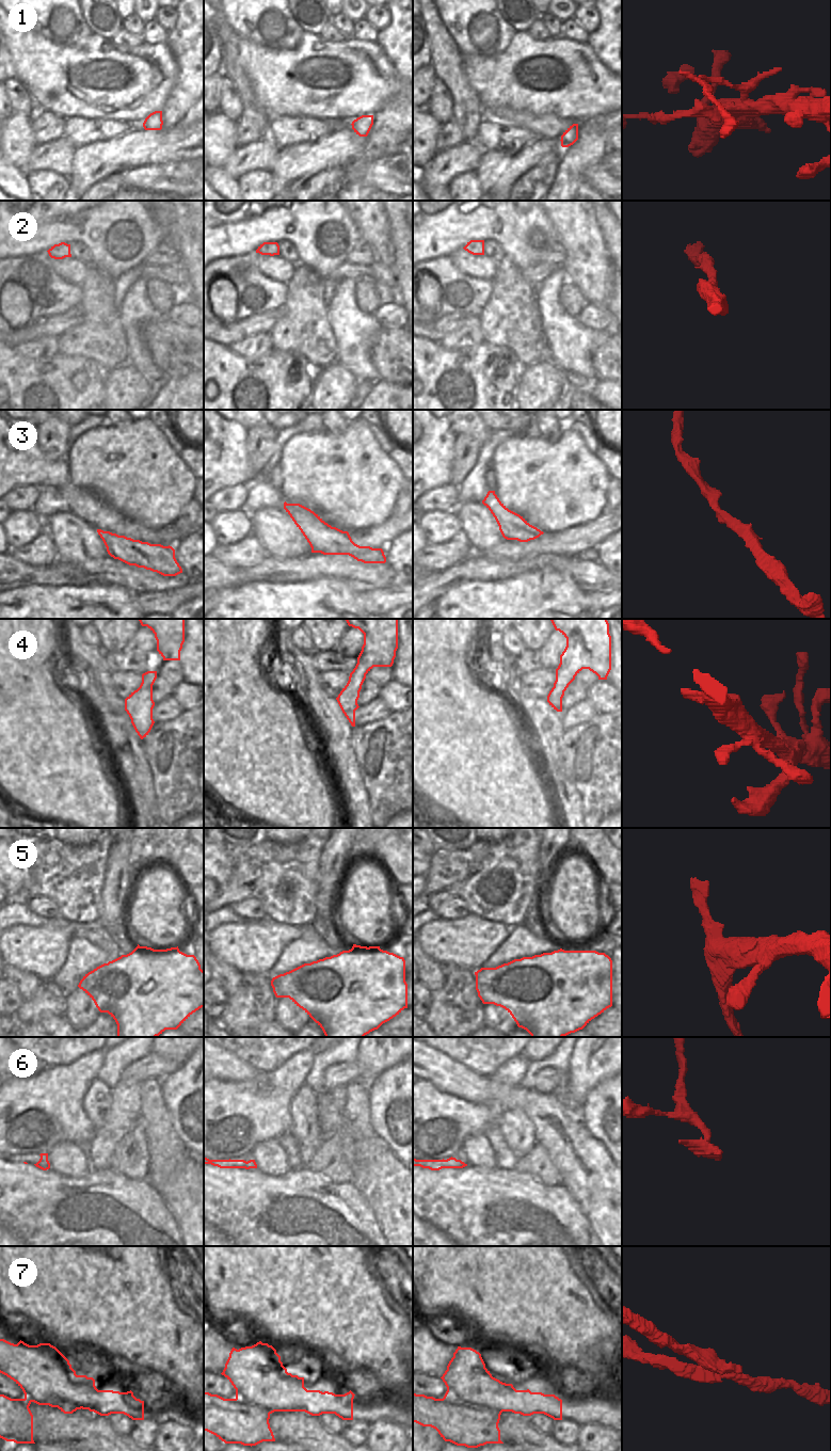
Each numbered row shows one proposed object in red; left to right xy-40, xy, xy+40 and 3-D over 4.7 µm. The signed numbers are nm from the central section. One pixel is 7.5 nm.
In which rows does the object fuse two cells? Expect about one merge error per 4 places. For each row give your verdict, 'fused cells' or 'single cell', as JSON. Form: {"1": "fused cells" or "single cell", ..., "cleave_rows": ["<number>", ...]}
{"1": "single cell", "2": "single cell", "3": "single cell", "4": "single cell", "5": "fused cells", "6": "single cell", "7": "fused cells", "cleave_rows": ["5", "7"]}

